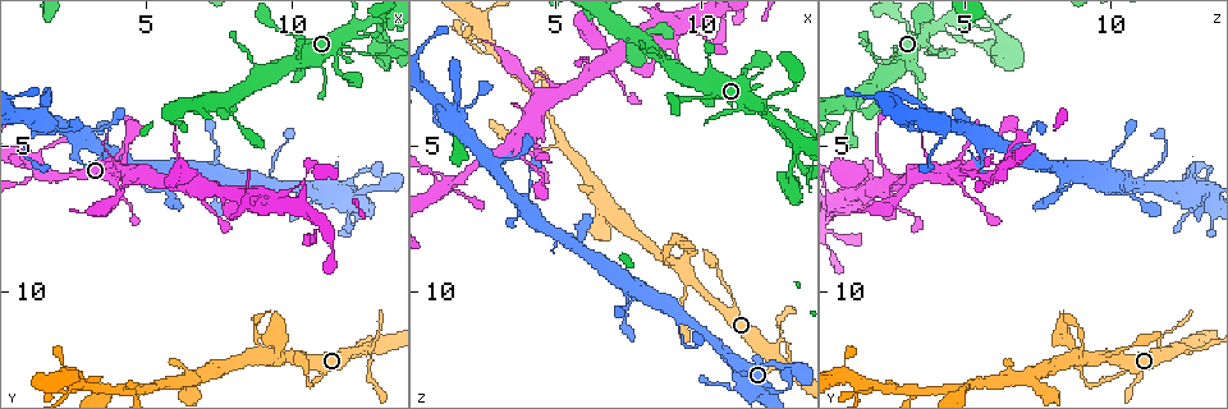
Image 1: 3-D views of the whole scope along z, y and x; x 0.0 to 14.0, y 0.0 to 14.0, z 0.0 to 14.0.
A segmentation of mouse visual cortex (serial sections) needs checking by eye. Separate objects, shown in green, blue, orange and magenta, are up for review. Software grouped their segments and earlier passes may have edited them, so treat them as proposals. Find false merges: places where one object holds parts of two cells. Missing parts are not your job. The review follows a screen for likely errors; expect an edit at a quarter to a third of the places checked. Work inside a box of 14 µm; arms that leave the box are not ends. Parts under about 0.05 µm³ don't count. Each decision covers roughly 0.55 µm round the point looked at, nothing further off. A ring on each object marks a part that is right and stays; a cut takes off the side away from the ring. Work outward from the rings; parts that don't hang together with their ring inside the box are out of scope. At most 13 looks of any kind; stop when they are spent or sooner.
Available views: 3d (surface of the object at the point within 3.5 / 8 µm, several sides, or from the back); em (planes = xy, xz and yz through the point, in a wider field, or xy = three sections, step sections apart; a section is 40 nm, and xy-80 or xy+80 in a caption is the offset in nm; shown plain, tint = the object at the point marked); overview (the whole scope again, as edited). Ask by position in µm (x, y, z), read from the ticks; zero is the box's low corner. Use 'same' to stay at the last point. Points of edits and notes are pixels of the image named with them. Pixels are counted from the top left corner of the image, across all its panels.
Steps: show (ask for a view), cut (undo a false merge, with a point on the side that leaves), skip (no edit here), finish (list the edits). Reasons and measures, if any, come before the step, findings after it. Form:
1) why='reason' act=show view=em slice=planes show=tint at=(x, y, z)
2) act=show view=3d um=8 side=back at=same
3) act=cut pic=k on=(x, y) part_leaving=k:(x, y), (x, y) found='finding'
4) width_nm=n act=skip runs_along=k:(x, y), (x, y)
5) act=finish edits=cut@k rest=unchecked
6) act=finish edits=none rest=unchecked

why='sharp bend' act=show view=3d um=3.5 side=back at=(12.4, 12.0, 12.1)

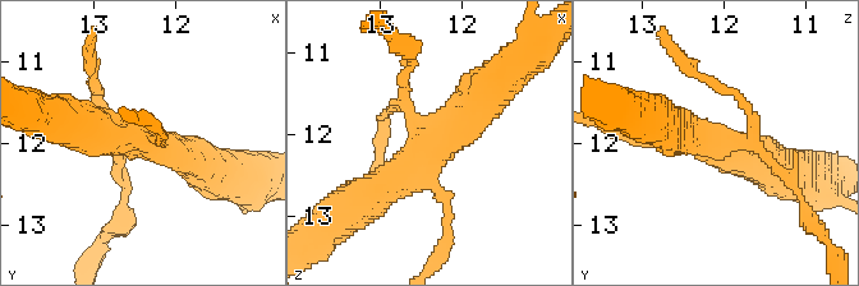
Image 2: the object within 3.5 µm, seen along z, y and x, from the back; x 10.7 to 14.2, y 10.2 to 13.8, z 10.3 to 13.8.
why='need the tissue' act=show view=em slice=planes show=tint at=(12.45, 11.95, 12.05)

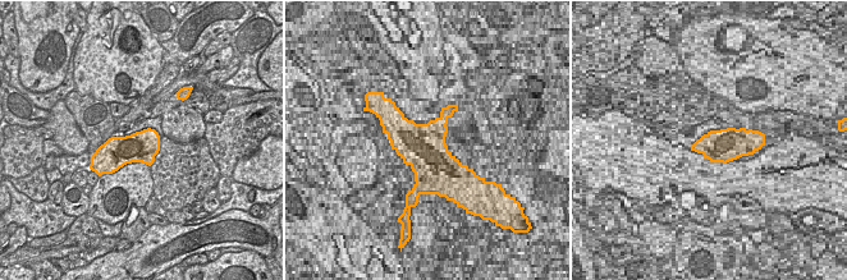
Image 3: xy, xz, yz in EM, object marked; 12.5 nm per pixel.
width_nm=380 act=skip runs_along=2:(487, 91), (366, 198) found='continuous, no second cell'

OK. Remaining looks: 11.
why='narrows sharply' act=show view=3d um=3.5 at=(1.0, 6.3, 5.9)

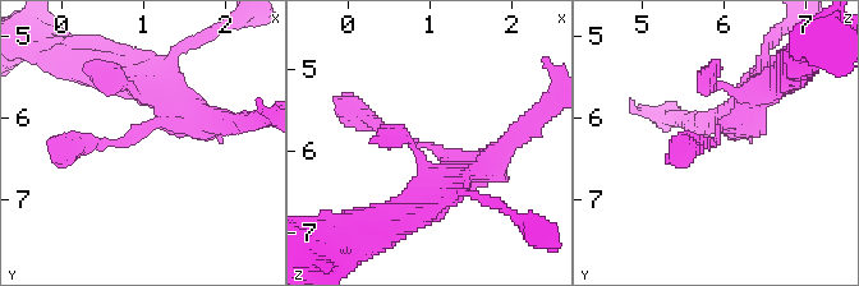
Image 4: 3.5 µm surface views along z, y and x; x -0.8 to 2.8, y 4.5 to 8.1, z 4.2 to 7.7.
arm_widths_nm=250,350 why='now the EM' act=show view=em slice=planes show=tint at=(0.90, 6.30, 5.95)

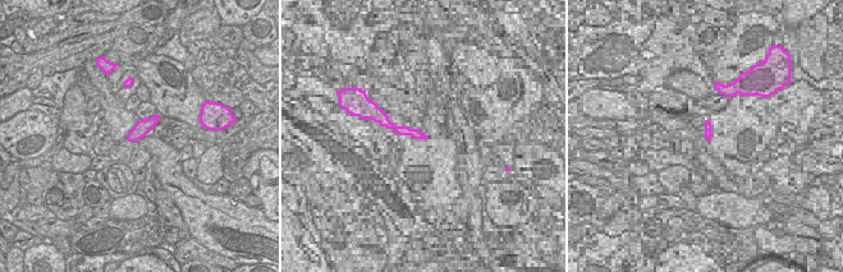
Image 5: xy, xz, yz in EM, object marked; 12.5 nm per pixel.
act=skip found='all the same cell'

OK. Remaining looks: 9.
why='a fork' act=show view=3d um=3.5 at=(4.3, 6.1, 3.2)

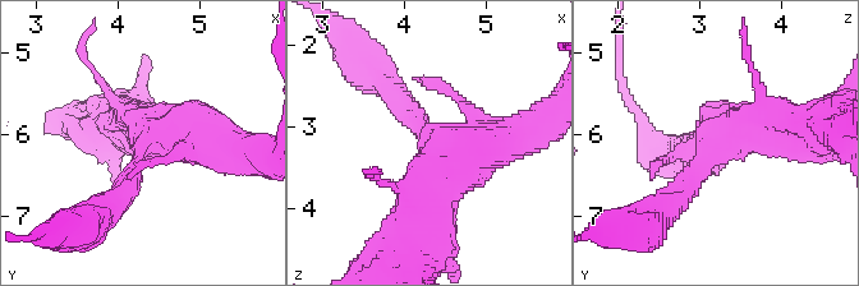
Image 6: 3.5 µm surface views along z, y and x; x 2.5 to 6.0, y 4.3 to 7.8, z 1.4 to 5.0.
why='need the tissue' act=show view=em slice=xy step=2 show=tint at=(4.40, 6.10, 3.30)

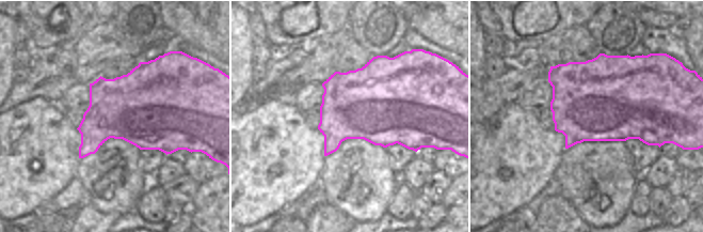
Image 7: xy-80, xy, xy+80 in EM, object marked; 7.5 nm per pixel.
act=cut pic=6 on=(390, 104) part_leaving=6:(421, 124), (350, 46) found='two cells meet here'

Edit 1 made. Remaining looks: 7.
why='redraw' act=show view=overview

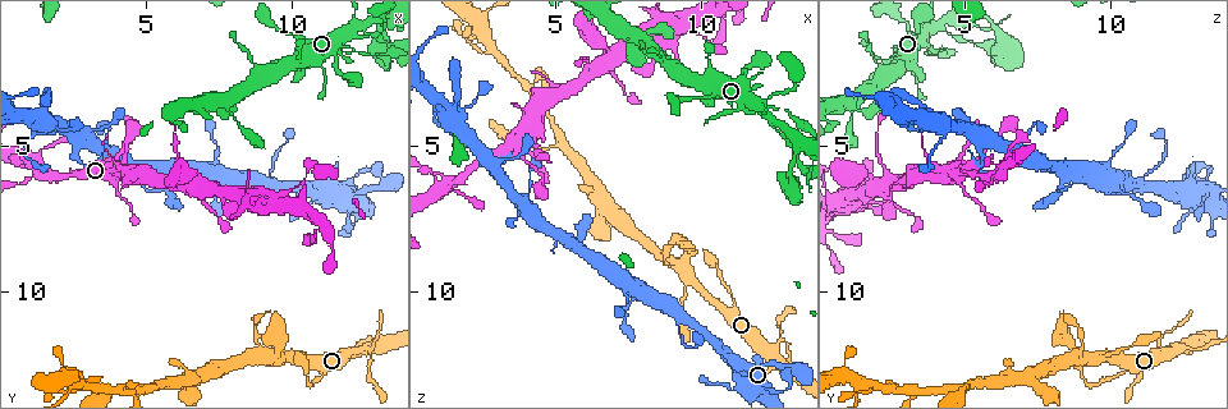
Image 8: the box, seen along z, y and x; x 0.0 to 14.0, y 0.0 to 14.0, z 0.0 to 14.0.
why='three arms meet' act=show view=3d um=3.5 side=back at=(5.3, 13.1, 5.0)

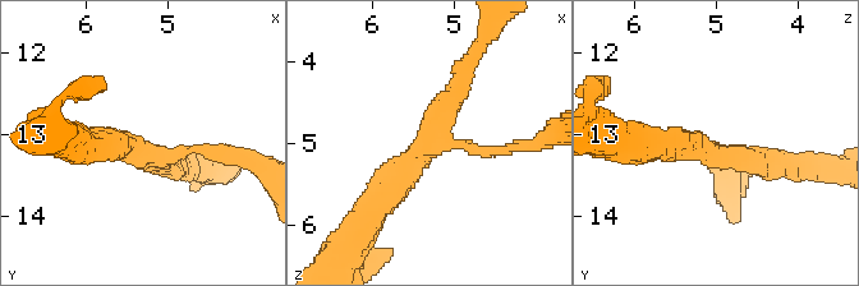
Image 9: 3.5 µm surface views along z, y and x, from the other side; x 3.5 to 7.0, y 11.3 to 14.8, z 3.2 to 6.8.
arms=3 arm_widths_nm=150,300,350 why='need the tissue' act=show view=em slice=xy step=5 show=tint at=(5.35, 13.20, 5.00)

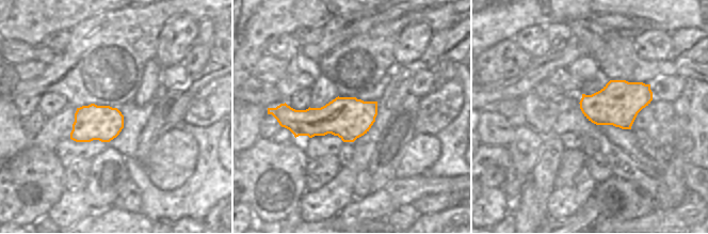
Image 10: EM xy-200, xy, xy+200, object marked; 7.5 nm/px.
why='cut it another way' act=show view=em slice=xy step=3 show=tint at=same

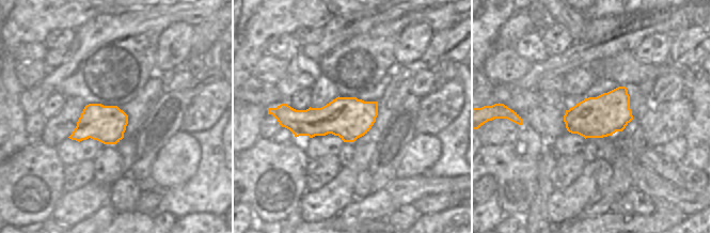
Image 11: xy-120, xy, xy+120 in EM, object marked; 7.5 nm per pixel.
act=skip runs_along=9:(373, 206), (428, 144), (464, 75) found='all the same cell'

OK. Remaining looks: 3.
why='three-way junction' act=show view=3d um=3.5 side=back at=(12.6, 1.1, 4.4)

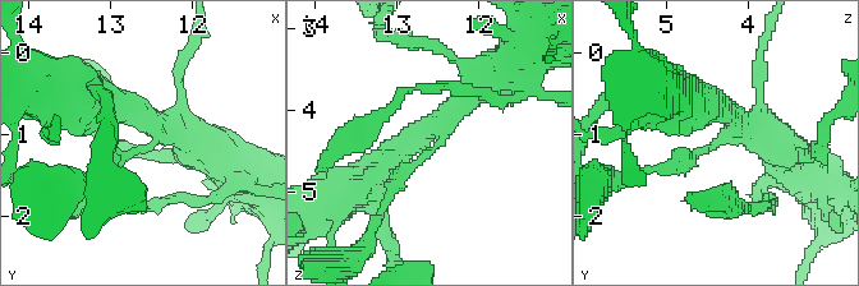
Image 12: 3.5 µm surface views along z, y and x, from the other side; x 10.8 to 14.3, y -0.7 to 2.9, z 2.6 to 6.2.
arms=3 arm_widths_nm=150,300,350 act=show view=em slice=planes show=tint at=(12.60, 1.15, 4.55)

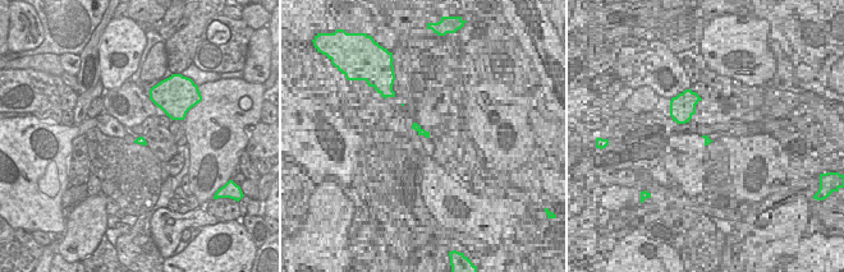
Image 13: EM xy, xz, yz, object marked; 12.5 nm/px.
why='cut it another way' act=show view=em slice=xy step=1 show=tint at=same

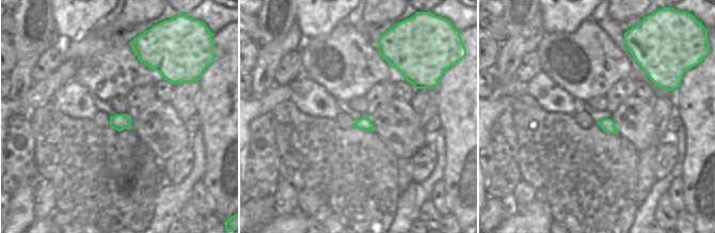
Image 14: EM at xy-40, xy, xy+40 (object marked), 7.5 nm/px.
width_nm=100 act=skip runs_along=12:(468, 95), (379, 213) found='continuous, no second cell'

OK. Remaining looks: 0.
act=finish edits=cut@6 rest=unchecked

